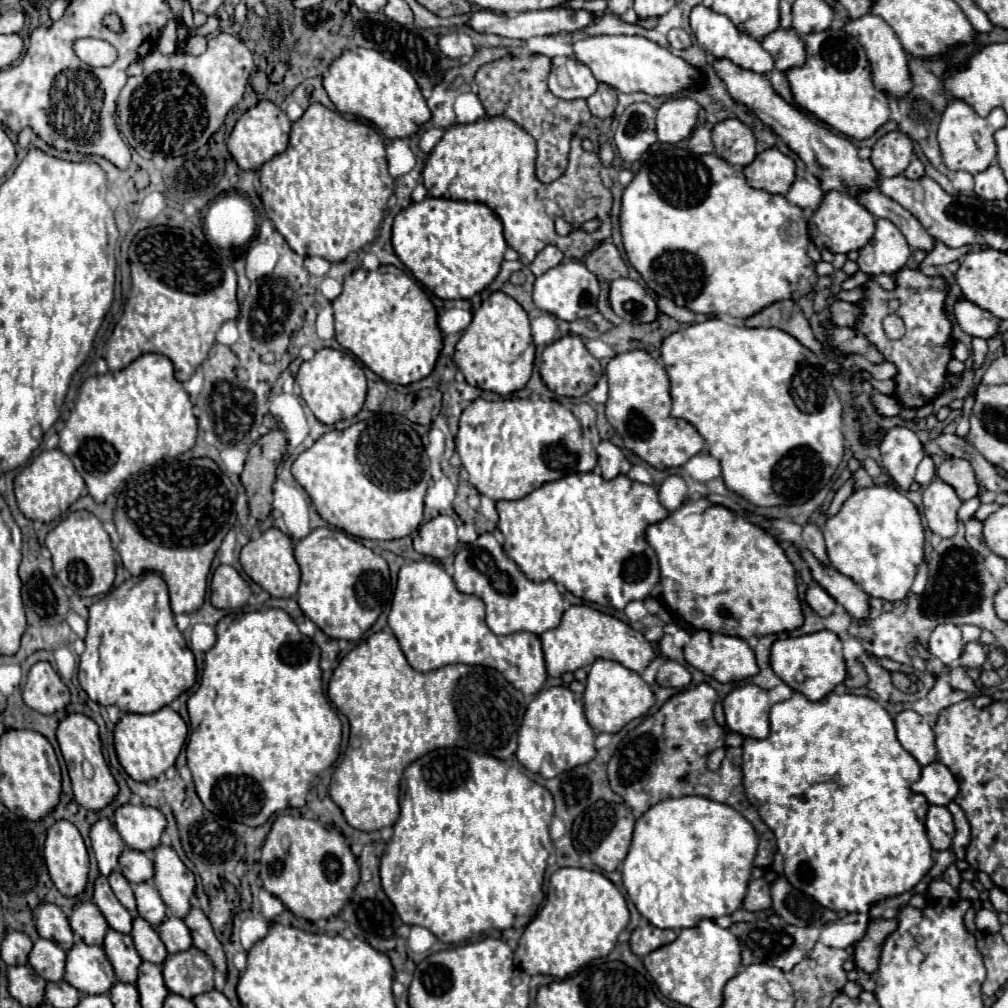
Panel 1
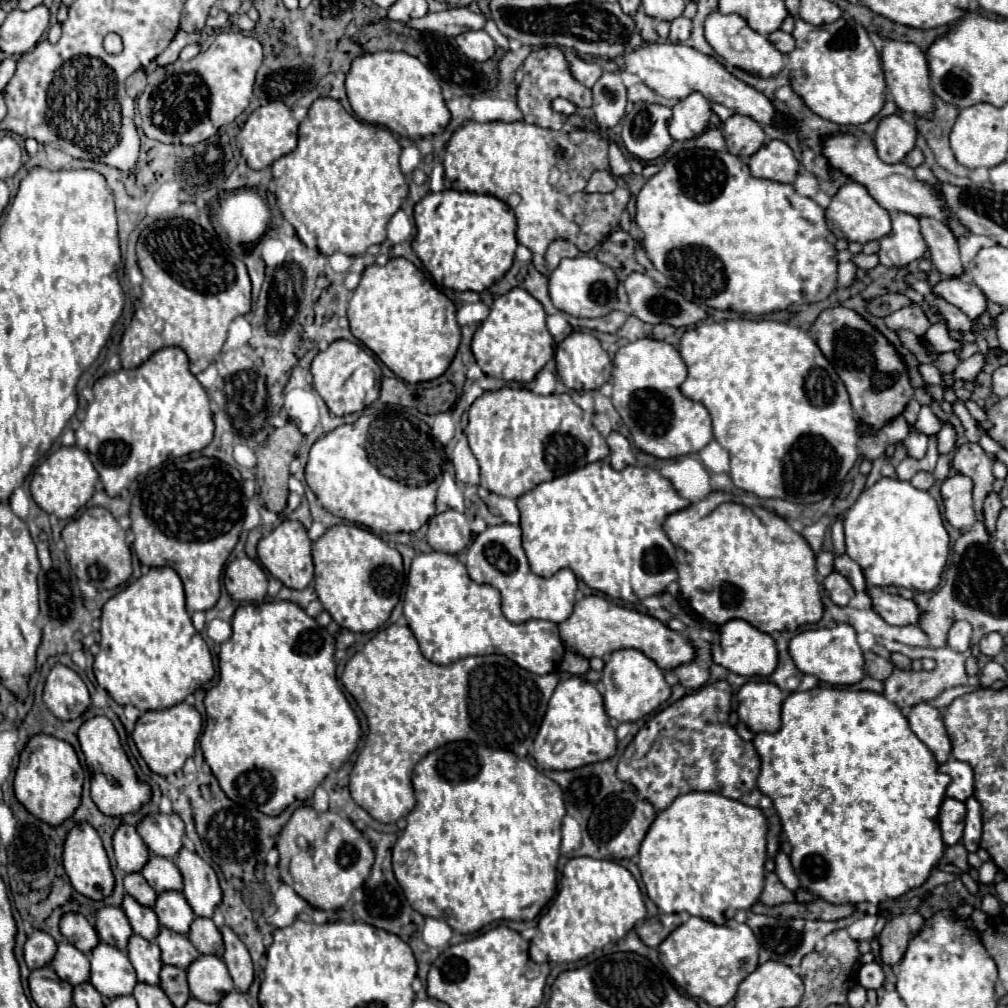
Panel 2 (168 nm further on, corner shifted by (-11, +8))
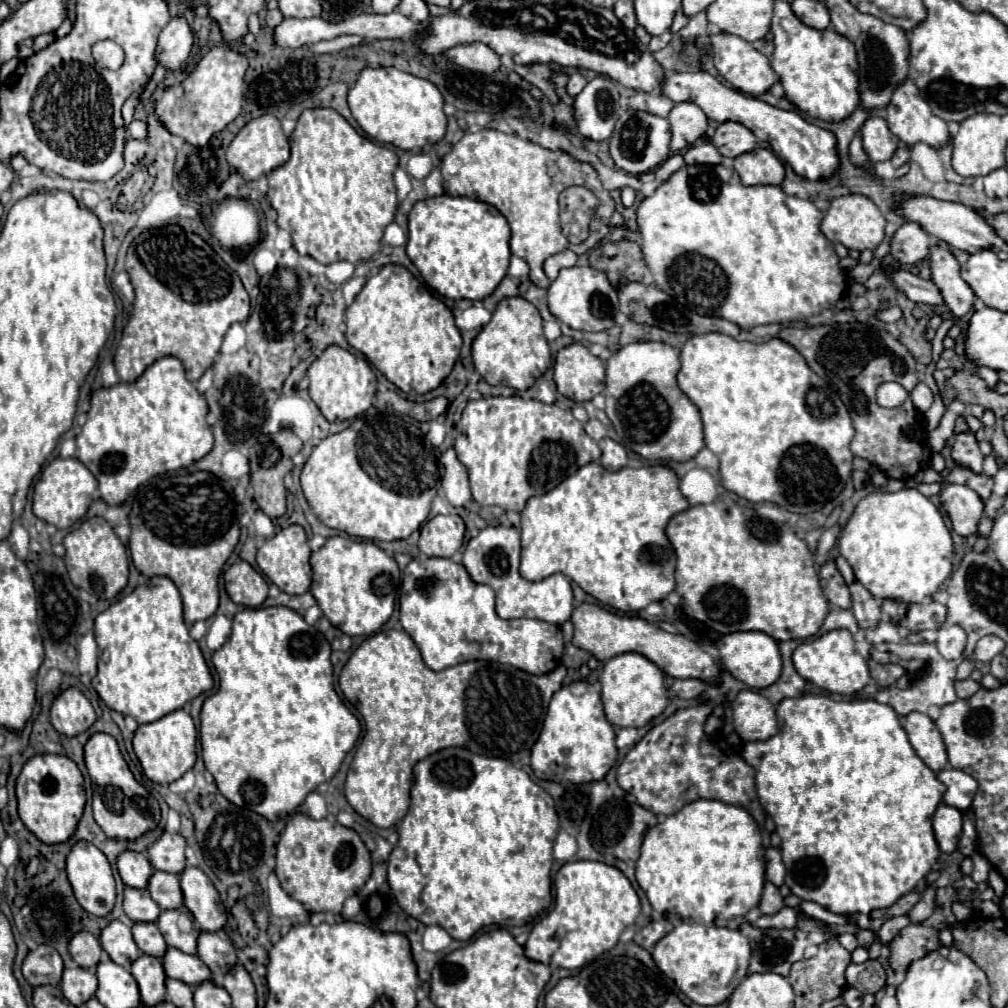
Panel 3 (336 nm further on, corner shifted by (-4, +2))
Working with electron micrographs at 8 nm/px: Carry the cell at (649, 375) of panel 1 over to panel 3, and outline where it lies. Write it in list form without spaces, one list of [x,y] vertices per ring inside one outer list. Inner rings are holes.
[[[641,341],[621,347],[607,361],[605,413],[621,443],[645,459],[689,461],[703,447],[703,423],[697,405],[677,387],[679,351],[667,343]]]

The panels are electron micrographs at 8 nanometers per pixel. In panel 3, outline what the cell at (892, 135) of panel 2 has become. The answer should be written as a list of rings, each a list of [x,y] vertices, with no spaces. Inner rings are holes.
[[[875,113],[869,115],[867,121],[863,123],[861,139],[863,139],[863,149],[875,163],[891,159],[895,147],[899,147],[899,139],[895,139],[895,135],[889,131],[887,121]]]

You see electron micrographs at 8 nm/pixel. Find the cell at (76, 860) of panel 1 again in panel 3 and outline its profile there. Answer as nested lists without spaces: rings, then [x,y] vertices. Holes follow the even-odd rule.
[[[87,841],[75,843],[75,847],[71,849],[71,853],[67,857],[67,877],[73,885],[73,891],[75,891],[75,897],[77,897],[79,905],[87,913],[97,915],[97,917],[105,917],[113,911],[115,897],[117,897],[113,871],[111,871],[111,865],[109,865],[107,857],[95,845],[91,845]]]

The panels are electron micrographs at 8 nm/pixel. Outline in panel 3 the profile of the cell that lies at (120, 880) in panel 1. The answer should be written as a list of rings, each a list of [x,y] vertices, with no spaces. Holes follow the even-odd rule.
[[[125,887],[125,901],[123,901],[125,913],[131,919],[131,923],[155,923],[161,907],[151,899],[147,891]]]

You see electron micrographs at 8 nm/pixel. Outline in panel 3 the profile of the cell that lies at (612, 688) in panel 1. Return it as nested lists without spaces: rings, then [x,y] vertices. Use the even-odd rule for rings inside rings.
[[[621,653],[609,659],[599,677],[605,715],[615,727],[645,727],[667,707],[665,673],[639,653]]]

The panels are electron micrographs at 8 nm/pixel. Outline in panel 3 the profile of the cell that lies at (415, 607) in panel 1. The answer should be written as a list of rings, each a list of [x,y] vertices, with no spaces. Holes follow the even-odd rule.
[[[413,559],[407,565],[399,597],[399,621],[433,671],[483,659],[507,663],[531,675],[545,675],[559,665],[563,655],[563,635],[557,625],[539,619],[501,619],[495,613],[493,589],[475,583],[467,569],[451,559]]]

